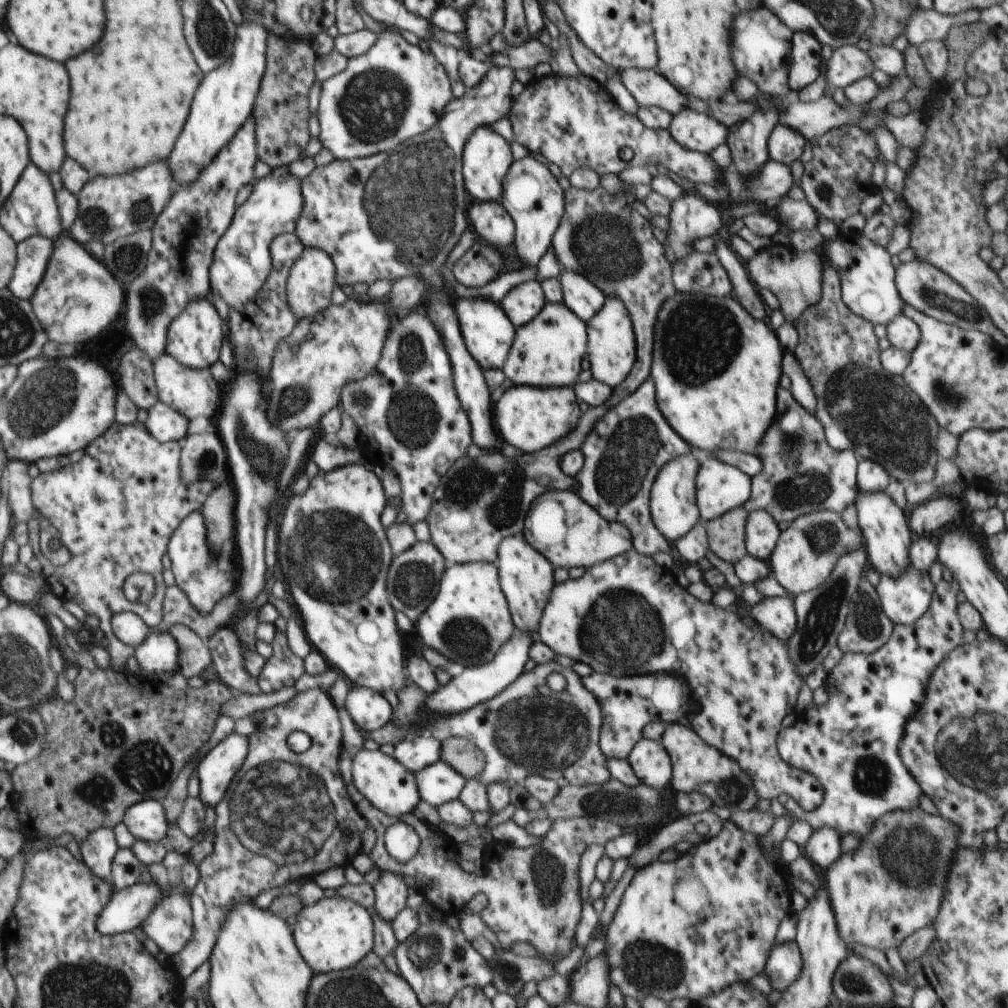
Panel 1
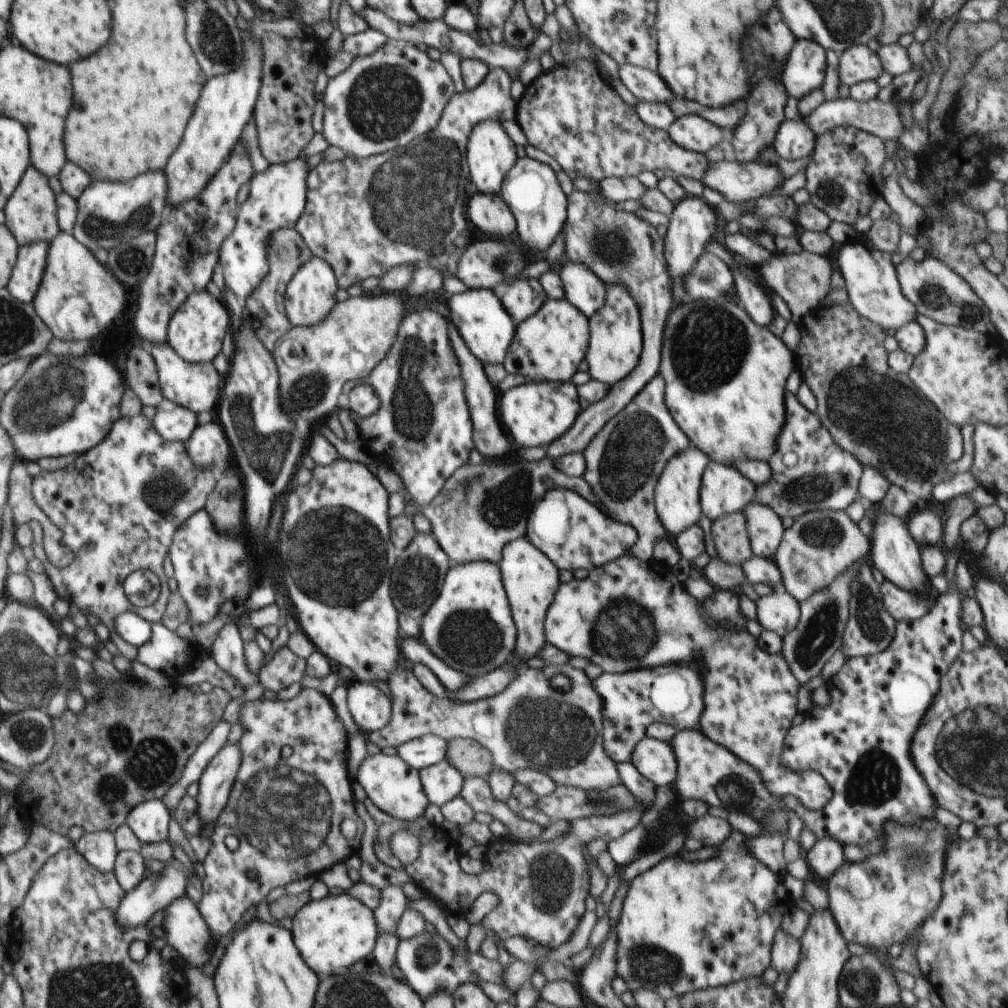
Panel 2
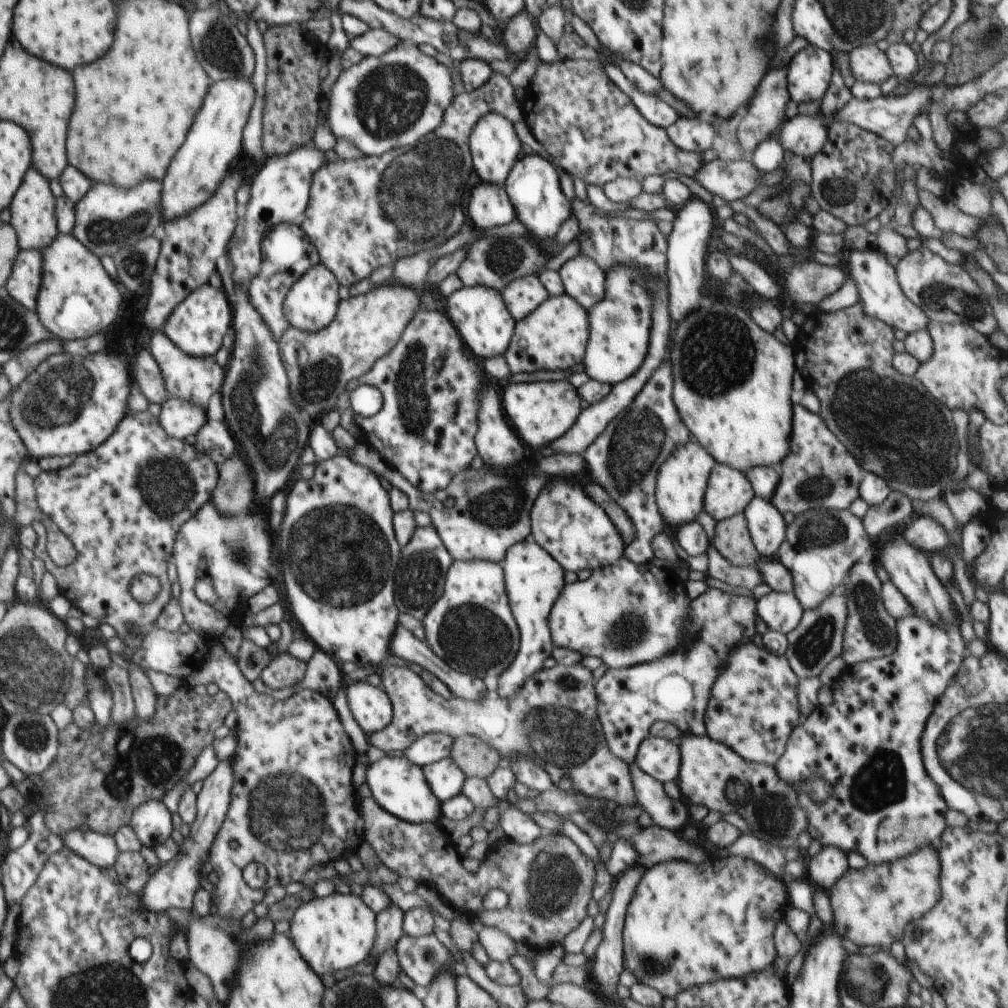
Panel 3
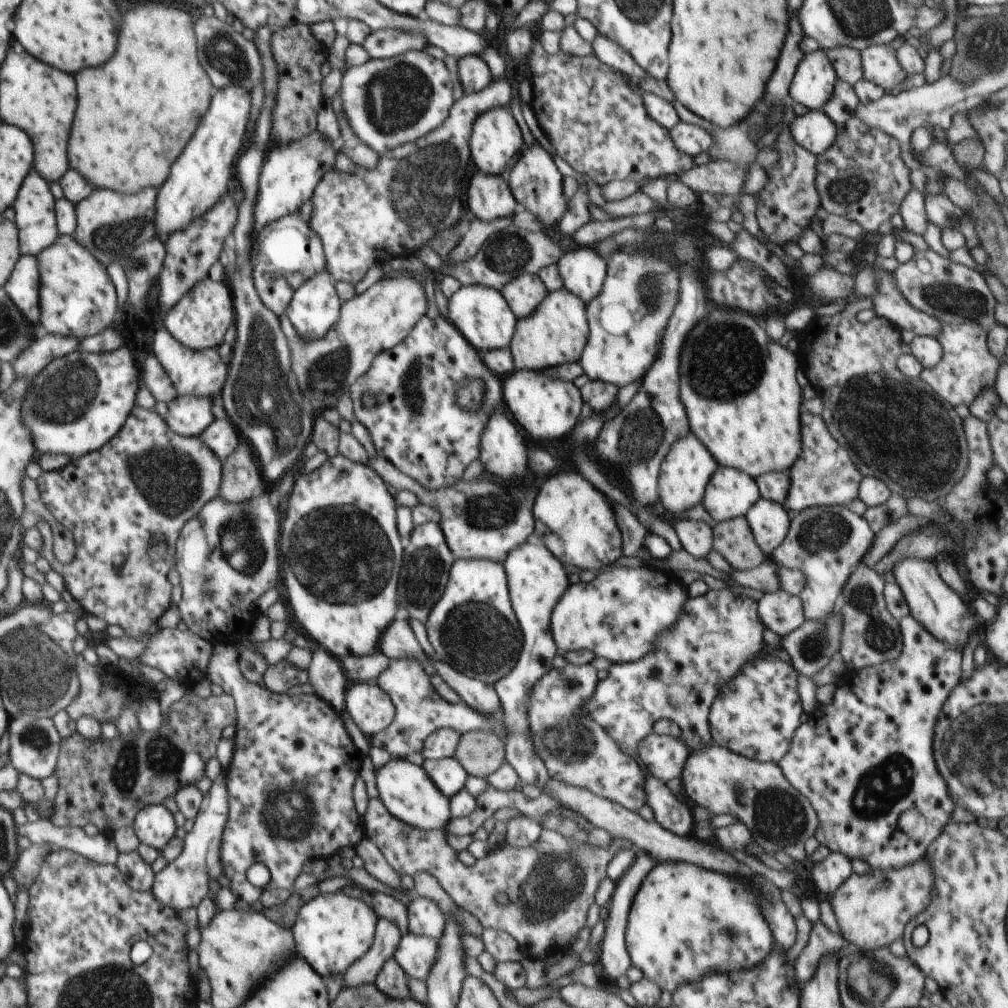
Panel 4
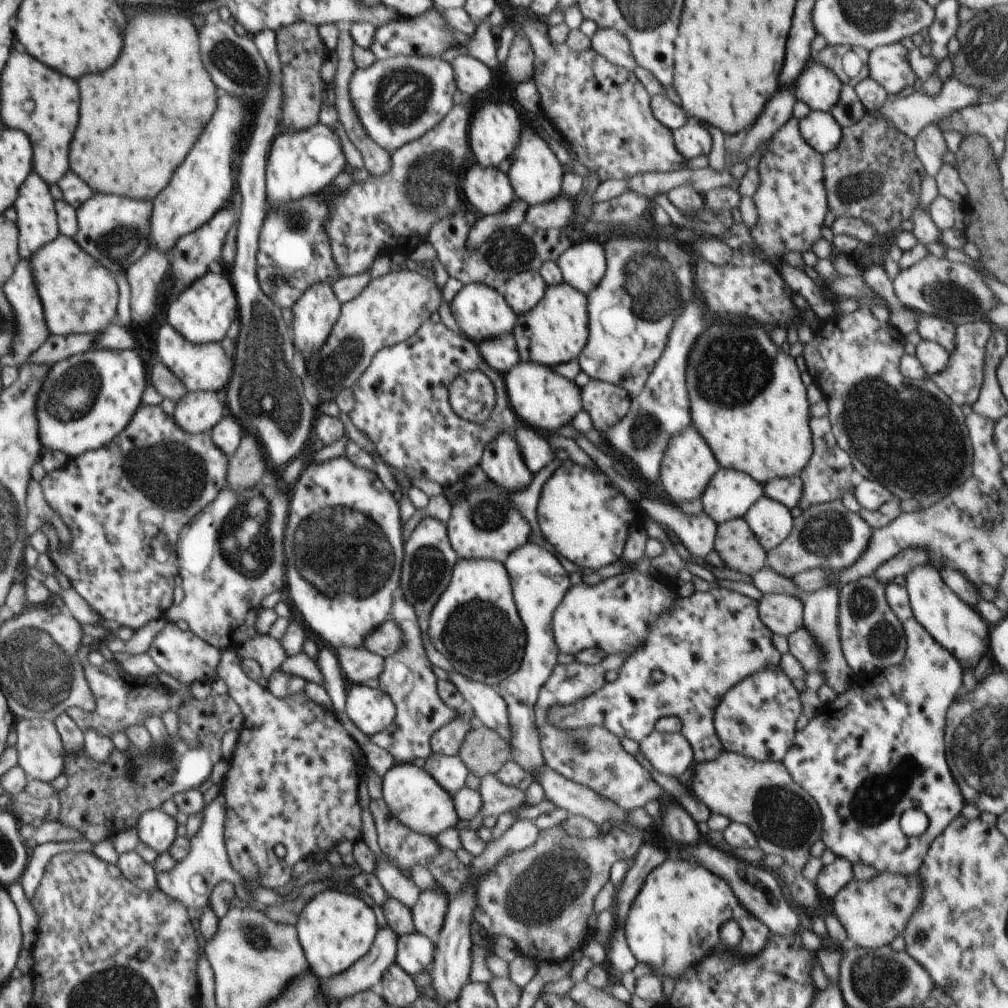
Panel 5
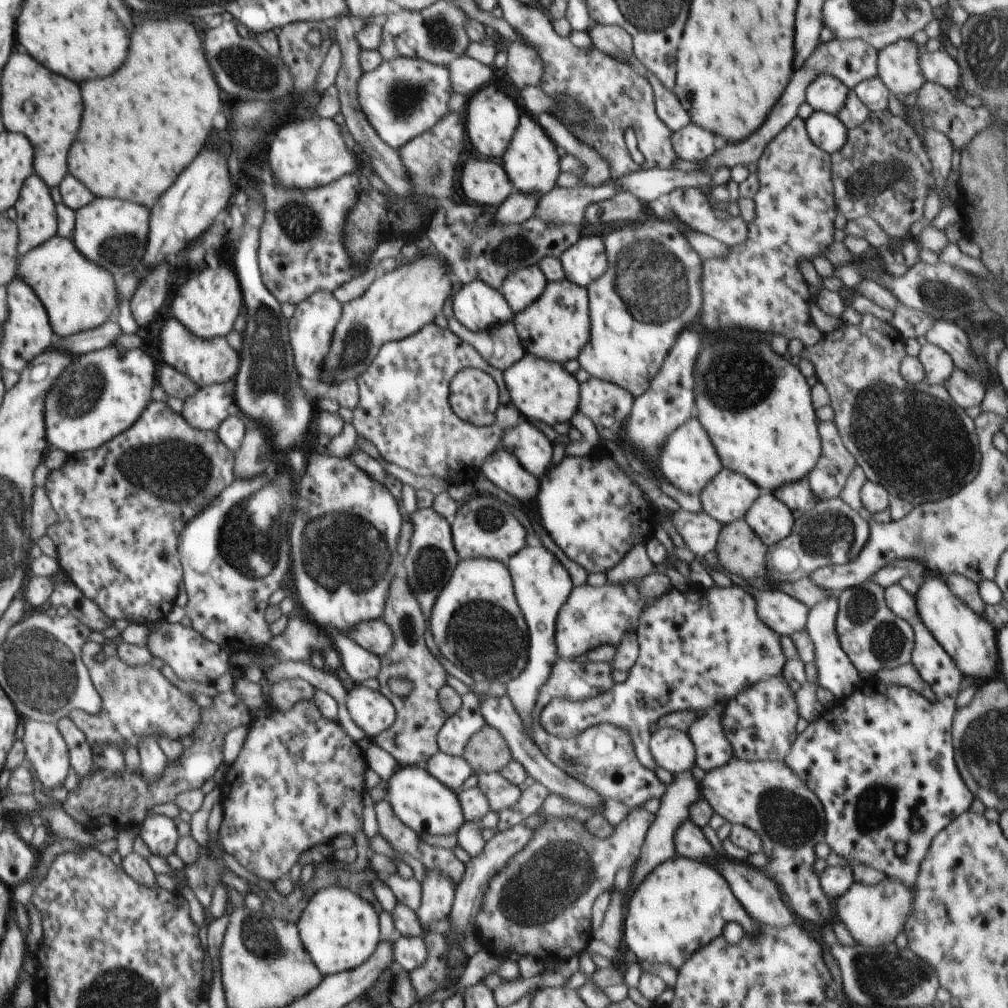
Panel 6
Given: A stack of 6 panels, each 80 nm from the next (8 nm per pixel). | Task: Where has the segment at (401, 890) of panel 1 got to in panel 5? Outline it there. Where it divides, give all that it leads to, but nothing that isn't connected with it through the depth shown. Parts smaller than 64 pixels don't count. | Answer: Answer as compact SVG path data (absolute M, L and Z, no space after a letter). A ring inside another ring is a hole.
M390 926L380 927L377 932L376 938L372 943L371 949L360 960L357 960L349 969L346 969L340 974L331 976L326 980L319 980L322 982L320 986L320 994L326 998L326 1000L344 1000L358 994L359 992L370 989L372 986L376 986L384 973L388 970L388 967L395 962L395 954L397 949L398 936L393 932L393 928Z

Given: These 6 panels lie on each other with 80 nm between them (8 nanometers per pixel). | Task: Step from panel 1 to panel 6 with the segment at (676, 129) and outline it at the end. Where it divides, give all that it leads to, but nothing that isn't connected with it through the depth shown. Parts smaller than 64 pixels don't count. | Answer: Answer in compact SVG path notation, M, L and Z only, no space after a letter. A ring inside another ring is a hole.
M693 123L672 132L671 142L677 160L694 163L704 162L719 148L712 132Z

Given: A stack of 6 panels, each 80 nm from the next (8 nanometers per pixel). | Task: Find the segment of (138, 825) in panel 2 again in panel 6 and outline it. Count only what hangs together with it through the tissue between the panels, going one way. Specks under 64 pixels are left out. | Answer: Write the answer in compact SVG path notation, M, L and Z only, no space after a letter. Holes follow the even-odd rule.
M163 815L147 816L140 836L152 855L165 859L175 853L179 840L176 824Z

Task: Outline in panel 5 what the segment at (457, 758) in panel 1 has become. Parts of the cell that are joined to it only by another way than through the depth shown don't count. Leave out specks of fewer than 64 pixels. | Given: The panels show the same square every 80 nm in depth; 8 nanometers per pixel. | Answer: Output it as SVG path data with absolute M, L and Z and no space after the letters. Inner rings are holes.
M482 724L466 734L458 755L469 772L480 779L489 774L496 775L505 762L512 760L507 740Z

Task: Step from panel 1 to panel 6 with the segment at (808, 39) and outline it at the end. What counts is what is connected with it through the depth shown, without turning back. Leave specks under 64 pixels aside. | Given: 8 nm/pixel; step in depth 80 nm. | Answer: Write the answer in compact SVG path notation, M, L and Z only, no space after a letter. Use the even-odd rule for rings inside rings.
M830 74L817 77L805 90L805 100L814 111L838 115L846 105L849 89Z

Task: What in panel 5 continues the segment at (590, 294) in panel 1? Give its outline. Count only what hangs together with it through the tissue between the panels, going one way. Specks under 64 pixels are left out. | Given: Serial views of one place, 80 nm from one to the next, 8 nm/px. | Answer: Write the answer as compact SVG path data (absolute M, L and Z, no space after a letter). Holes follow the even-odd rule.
M594 238L574 243L556 261L562 271L563 282L586 296L602 280L607 269L602 241Z

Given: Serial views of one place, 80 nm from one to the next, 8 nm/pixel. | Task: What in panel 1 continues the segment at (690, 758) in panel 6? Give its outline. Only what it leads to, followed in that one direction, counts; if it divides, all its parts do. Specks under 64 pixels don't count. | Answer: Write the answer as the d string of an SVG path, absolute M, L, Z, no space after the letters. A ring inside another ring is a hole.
M640 739L628 755L635 775L642 783L663 792L673 777L673 764L669 752L661 742Z

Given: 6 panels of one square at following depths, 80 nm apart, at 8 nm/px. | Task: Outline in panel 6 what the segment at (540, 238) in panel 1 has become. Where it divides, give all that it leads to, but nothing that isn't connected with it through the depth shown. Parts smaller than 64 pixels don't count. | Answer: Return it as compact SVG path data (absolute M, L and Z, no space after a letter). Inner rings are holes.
M528 113L521 115L519 126L501 159L504 162L504 171L516 192L542 196L557 186L557 179L561 173L561 158L557 154L557 147L539 126L537 118Z

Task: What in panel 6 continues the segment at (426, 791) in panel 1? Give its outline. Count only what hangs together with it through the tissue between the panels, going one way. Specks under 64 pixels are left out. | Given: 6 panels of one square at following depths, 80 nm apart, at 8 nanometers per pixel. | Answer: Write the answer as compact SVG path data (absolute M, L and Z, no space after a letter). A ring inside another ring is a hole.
M439 752L430 757L427 763L427 772L456 793L473 774L470 764L463 757Z

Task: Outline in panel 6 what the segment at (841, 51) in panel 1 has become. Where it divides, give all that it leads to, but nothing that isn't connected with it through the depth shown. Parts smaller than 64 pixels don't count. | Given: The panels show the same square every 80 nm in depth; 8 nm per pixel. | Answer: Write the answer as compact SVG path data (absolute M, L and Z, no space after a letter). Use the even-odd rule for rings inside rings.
M901 39L879 50L877 77L895 95L920 91L927 82L919 61L923 48L912 39Z

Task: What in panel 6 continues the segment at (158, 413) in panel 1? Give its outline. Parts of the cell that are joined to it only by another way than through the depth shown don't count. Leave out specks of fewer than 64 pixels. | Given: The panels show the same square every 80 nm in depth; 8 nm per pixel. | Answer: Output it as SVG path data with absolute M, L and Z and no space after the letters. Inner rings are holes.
M223 383L200 388L184 403L181 416L202 431L216 431L236 410L235 394Z

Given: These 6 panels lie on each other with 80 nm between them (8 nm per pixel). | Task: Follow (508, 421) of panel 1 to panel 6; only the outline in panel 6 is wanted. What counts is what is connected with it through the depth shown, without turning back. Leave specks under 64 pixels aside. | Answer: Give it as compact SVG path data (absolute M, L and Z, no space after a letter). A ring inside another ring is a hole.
M528 353L503 372L503 380L514 407L525 419L538 420L553 427L556 423L571 423L579 411L579 383L561 363L539 359Z

